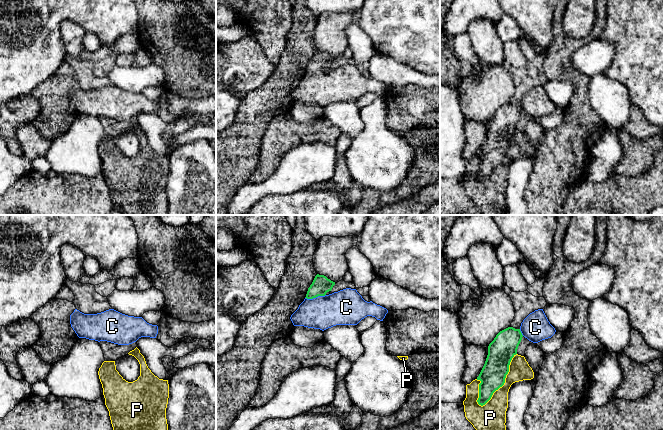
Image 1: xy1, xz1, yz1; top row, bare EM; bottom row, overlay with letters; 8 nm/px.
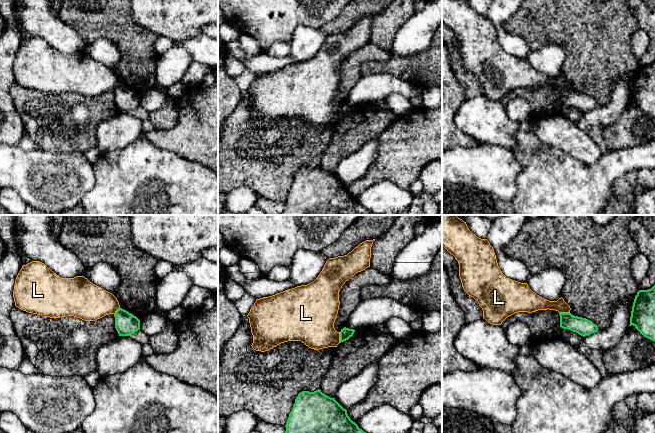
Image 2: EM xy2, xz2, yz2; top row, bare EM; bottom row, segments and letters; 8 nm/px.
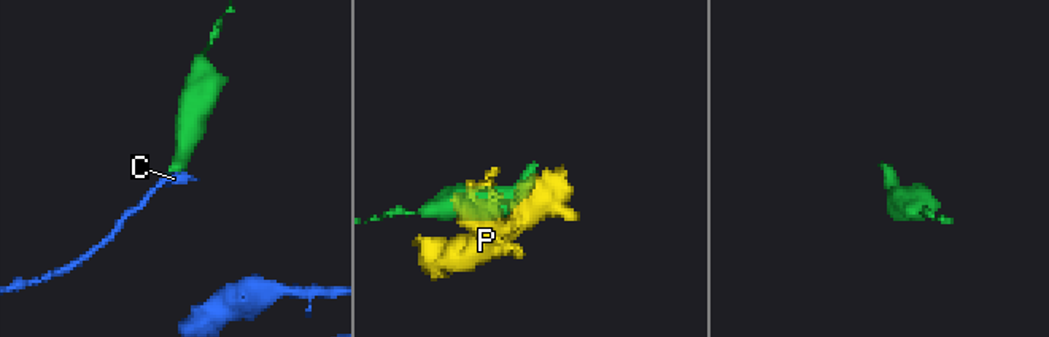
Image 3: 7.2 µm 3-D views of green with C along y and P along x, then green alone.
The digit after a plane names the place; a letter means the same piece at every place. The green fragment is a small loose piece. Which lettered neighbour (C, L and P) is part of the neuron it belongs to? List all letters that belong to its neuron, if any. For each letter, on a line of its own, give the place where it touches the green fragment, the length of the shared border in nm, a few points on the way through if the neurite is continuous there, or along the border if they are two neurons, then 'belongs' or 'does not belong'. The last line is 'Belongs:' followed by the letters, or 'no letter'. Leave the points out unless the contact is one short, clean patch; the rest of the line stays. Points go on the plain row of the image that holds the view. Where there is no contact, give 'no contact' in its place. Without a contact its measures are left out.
C: contact xz1 (315, 73); length 170 nm; way xz1 (321, 60), (315, 73), (325, 83), (344, 83); belongs
L: contact xz2 (340, 113); length 90 nm; border xz2 (339, 108), (340, 118); does not belong
P: contact yz1 (504, 158); length 500 nm; does not belong
Belongs: C

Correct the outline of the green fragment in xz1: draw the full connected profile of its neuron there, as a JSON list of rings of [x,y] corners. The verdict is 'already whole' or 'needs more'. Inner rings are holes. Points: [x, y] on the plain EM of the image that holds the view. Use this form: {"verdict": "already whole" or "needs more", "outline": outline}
{"verdict": "needs more", "outline": [[[317,50],[304,77],[291,91],[294,102],[320,105],[336,101],[357,101],[367,92],[383,97],[388,86],[372,77],[365,77],[356,65],[346,64],[327,71],[335,58]]]}

